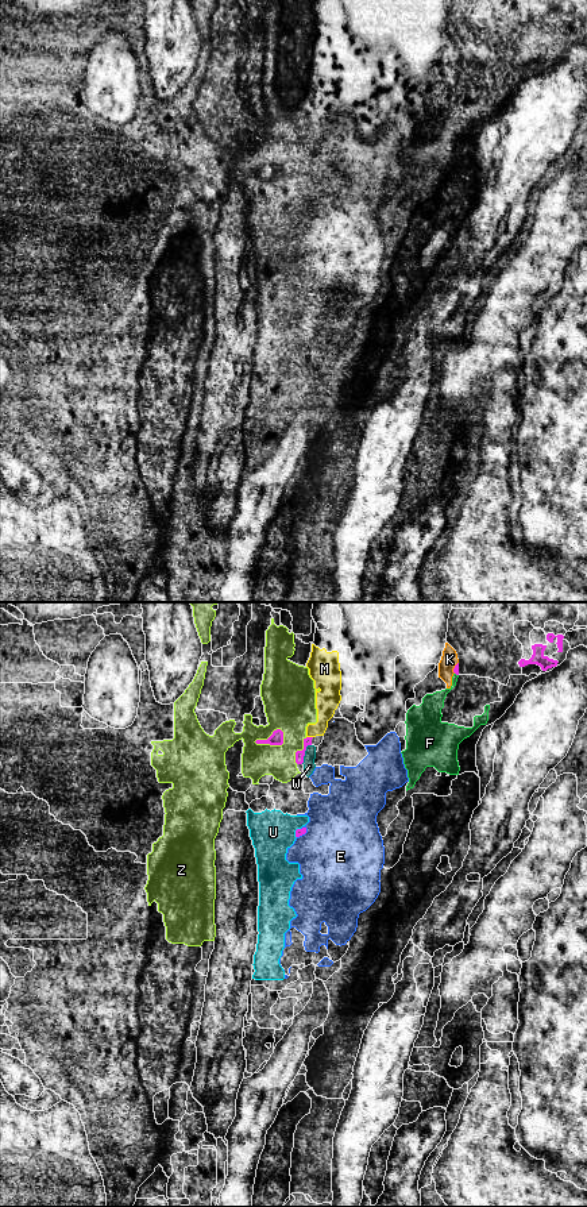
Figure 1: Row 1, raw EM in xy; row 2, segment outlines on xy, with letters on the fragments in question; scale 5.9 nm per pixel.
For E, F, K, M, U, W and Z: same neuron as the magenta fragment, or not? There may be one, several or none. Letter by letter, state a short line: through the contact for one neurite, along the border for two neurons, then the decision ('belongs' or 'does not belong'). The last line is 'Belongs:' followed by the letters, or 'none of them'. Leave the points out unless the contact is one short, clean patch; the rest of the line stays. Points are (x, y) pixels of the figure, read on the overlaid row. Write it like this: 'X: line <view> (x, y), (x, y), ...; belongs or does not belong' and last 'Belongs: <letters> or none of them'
E: does not belong
F: belongs
K: belongs
M: belongs
U: belongs
W: belongs
Z: does not belong
Belongs: F, K, M, U, W

